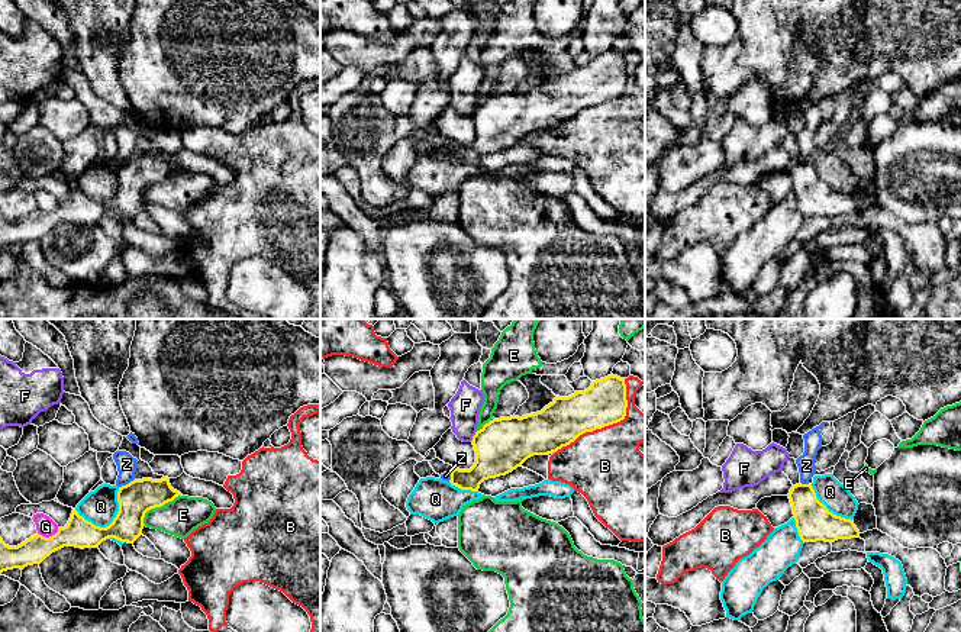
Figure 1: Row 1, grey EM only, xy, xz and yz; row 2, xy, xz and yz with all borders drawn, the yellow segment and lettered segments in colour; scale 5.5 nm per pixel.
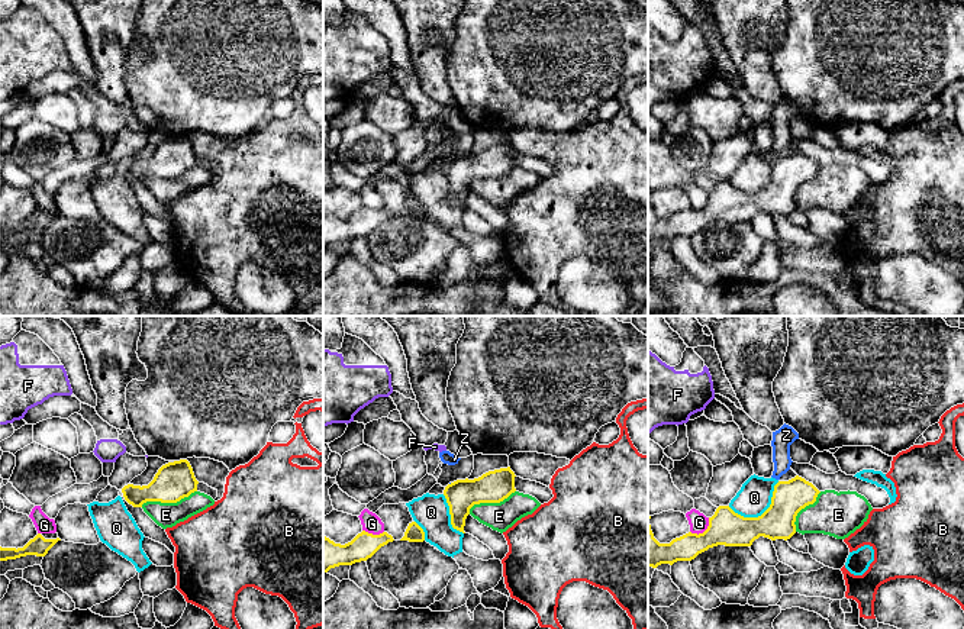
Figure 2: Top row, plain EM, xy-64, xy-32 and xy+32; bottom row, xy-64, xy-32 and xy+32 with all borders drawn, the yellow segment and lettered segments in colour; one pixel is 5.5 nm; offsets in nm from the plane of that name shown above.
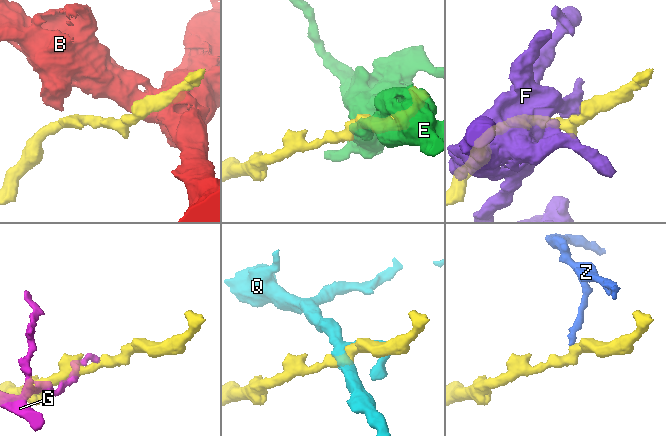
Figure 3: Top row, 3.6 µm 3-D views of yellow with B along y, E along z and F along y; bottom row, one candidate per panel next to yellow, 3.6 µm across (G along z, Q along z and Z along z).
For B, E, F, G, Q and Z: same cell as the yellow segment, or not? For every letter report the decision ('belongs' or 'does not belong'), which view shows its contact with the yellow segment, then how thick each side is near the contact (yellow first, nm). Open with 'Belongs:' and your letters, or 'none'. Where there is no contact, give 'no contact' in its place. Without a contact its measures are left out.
Belongs: none
B: does not belong; contact in xz; calibres 240 and 400 nm
E: does not belong; contact in xy; calibres 190 and 200 nm
F: does not belong; contact in xz; calibres 300 and 170 nm
G: does not belong; contact in xy; calibres 160 and 110 nm
Q: does not belong; contact in xy; calibres 190 and 190 nm
Z: does not belong; contact in xy; calibres 190 and 110 nm

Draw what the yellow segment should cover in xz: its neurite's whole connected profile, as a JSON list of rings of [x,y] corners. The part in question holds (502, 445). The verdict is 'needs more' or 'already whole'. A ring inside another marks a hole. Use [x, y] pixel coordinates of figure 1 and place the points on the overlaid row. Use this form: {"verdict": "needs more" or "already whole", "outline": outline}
{"verdict": "already whole", "outline": [[[607,375],[596,380],[584,391],[568,397],[557,396],[541,412],[526,416],[493,419],[473,436],[475,462],[470,470],[454,468],[449,483],[461,490],[478,491],[484,480],[506,475],[533,455],[548,455],[574,442],[580,435],[617,423],[626,416],[625,378]]]}

